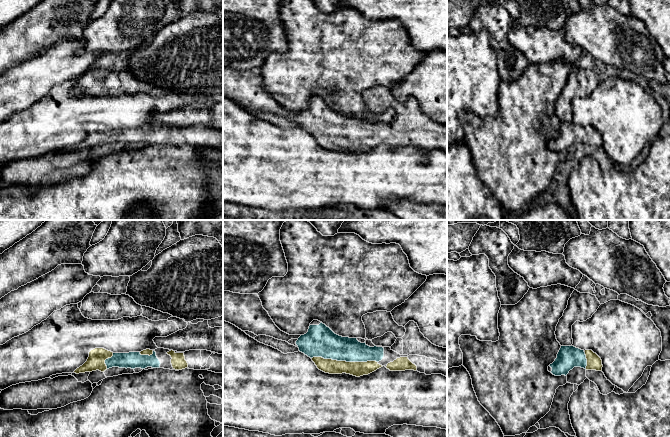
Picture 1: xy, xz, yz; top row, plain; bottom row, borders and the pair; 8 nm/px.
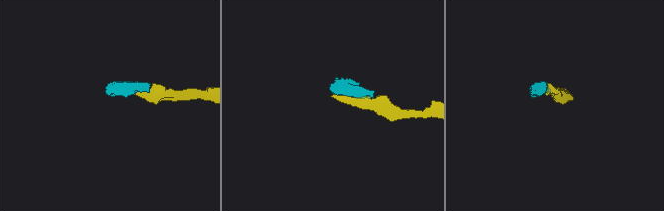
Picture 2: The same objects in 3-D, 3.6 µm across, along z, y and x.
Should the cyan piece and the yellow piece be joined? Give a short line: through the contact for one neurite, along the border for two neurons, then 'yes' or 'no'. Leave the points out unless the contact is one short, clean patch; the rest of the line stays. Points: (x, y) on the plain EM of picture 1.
yes

